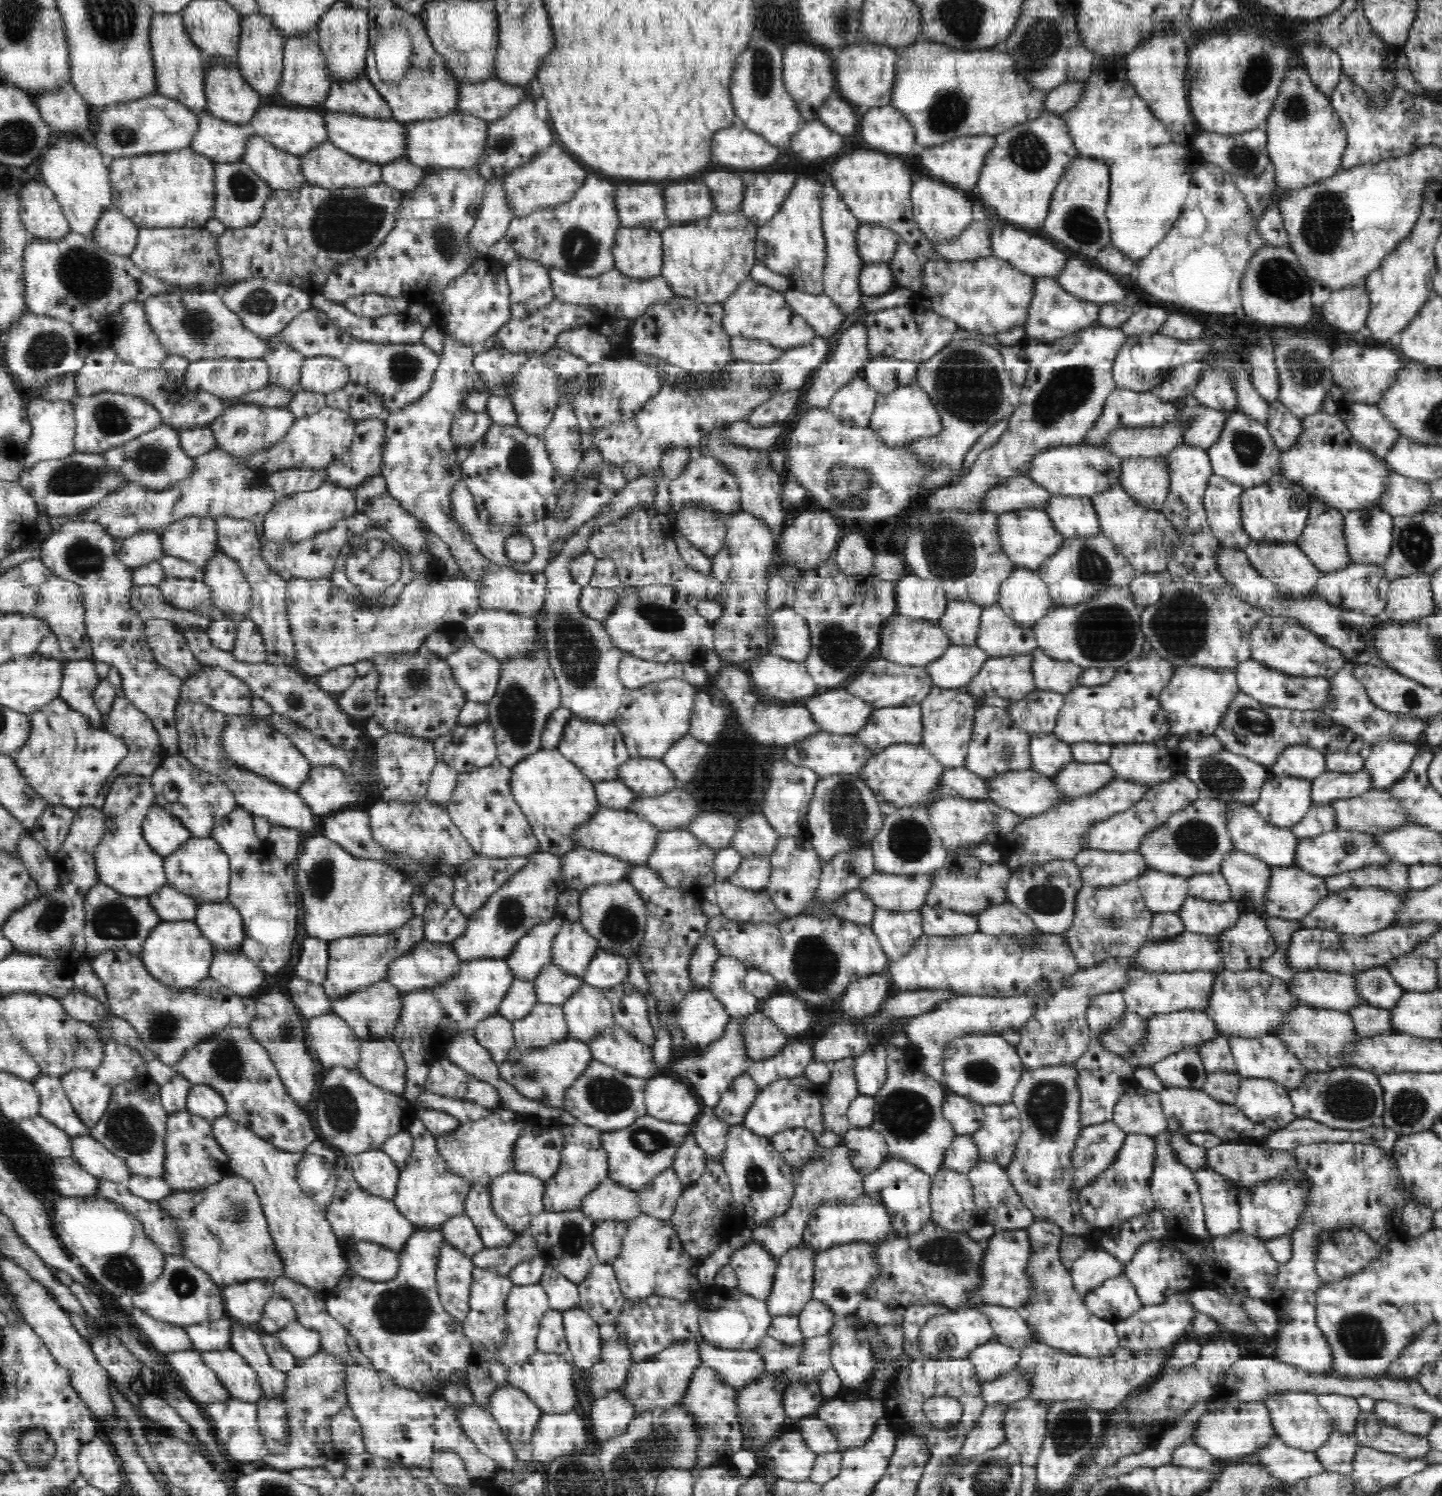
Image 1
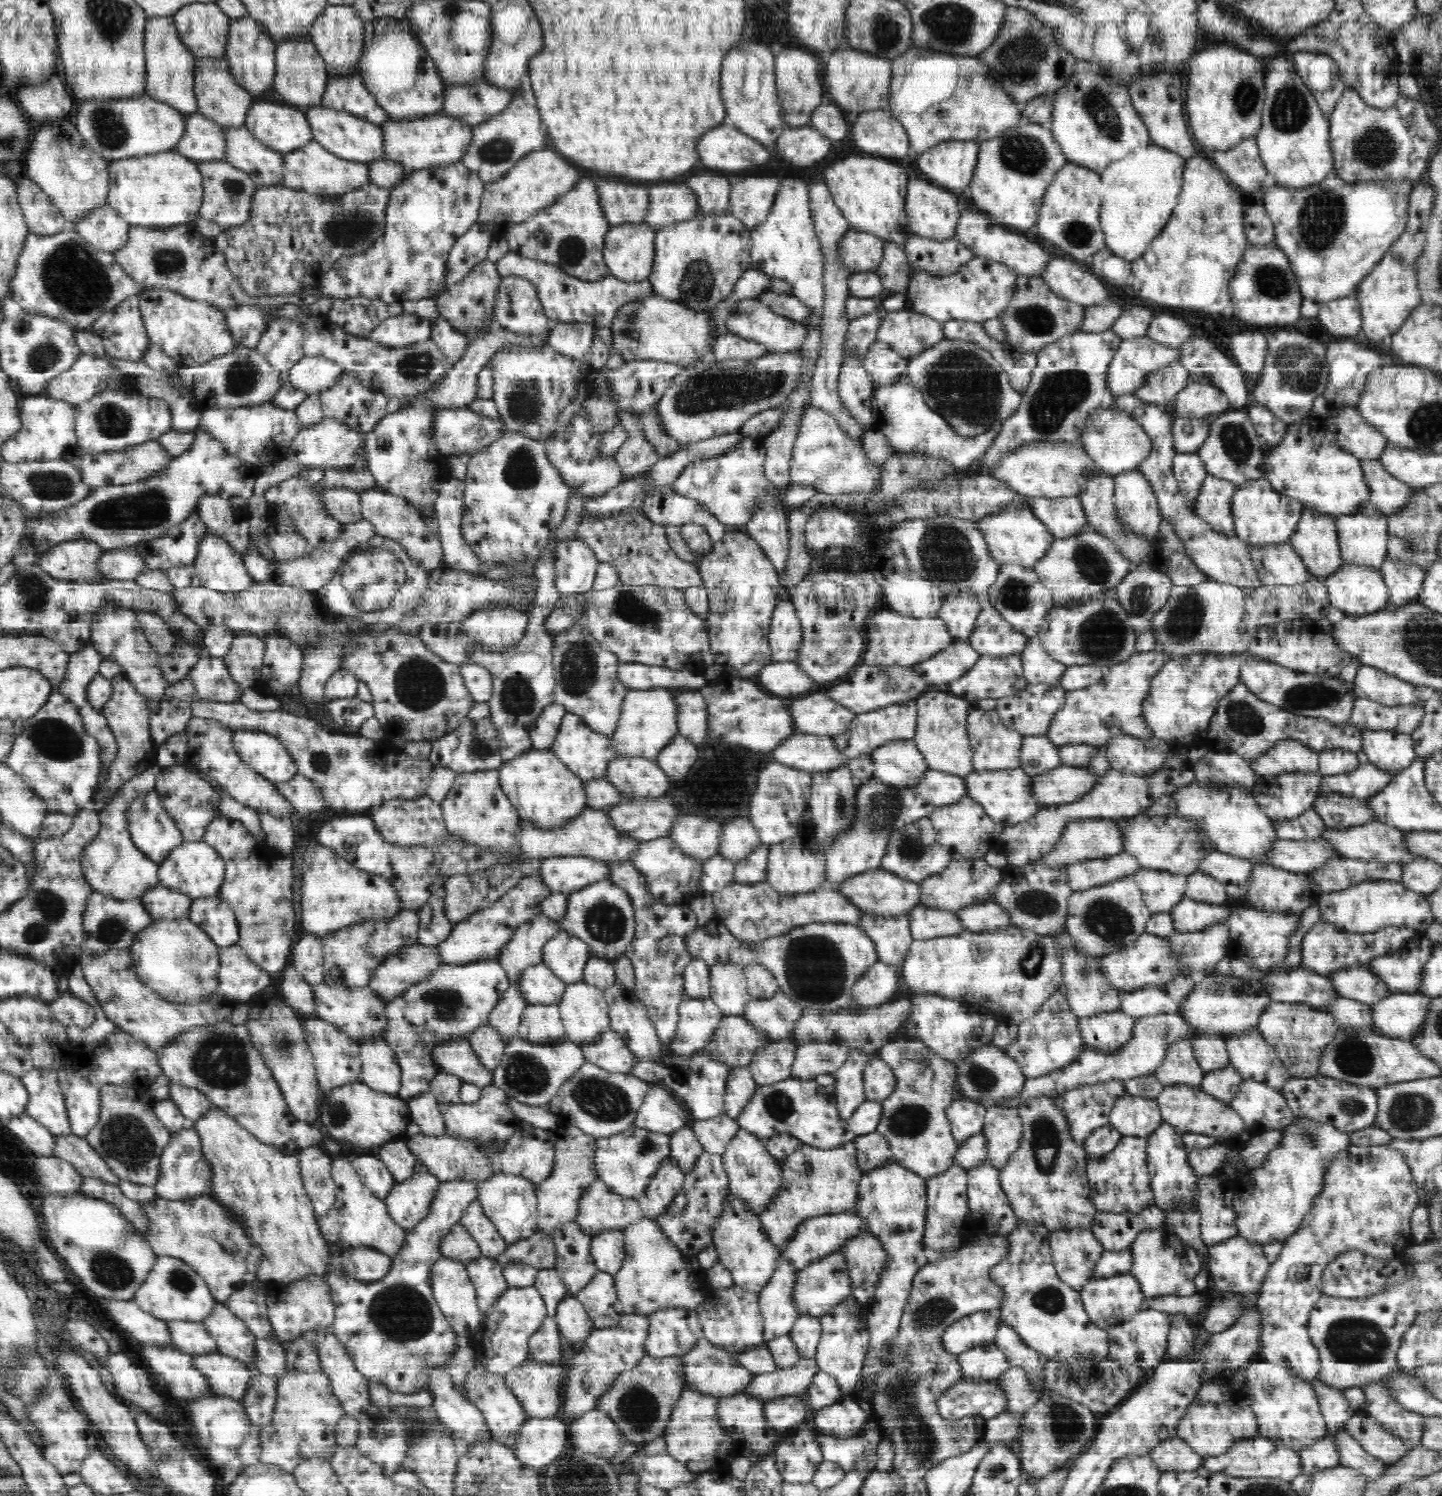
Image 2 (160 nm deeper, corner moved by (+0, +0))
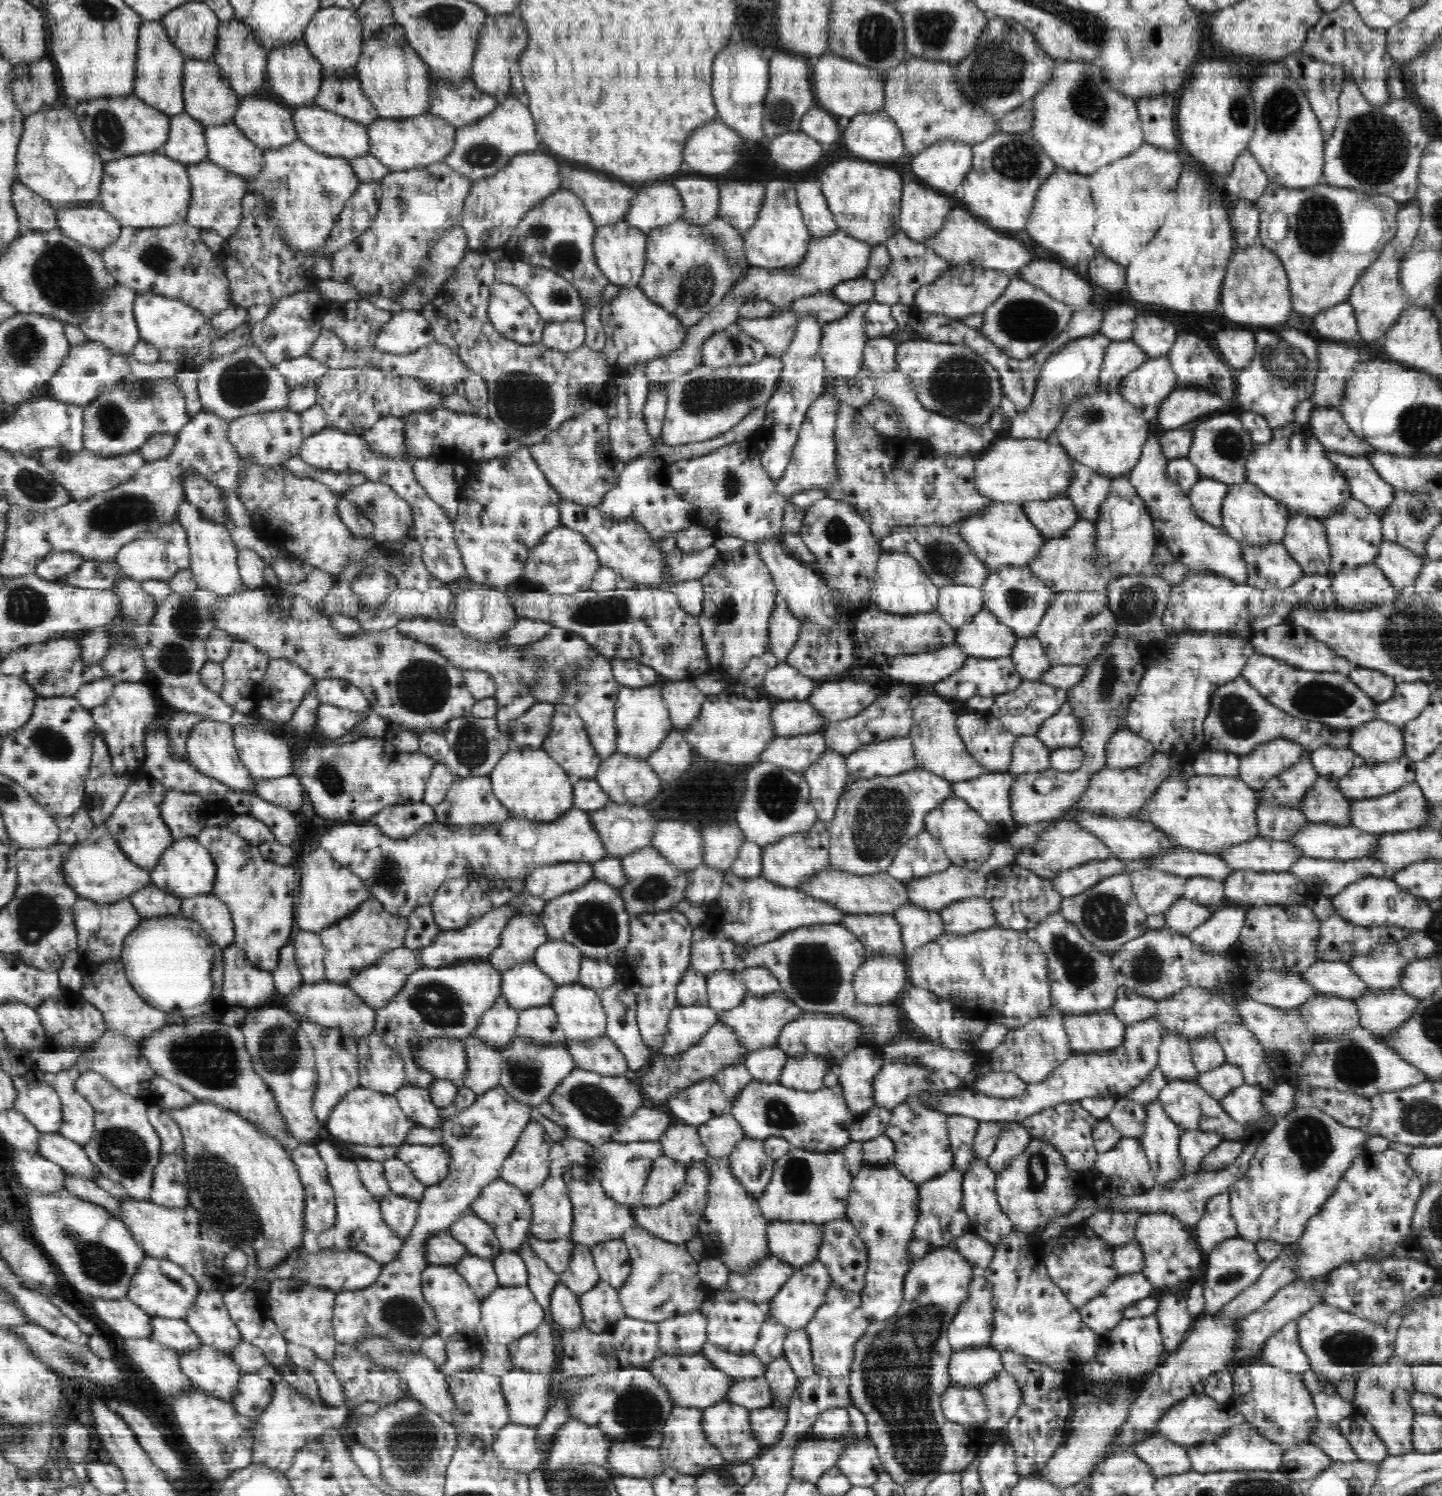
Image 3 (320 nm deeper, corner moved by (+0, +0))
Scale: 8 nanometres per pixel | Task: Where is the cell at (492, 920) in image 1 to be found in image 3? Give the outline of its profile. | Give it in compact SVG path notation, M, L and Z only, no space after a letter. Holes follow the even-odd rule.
M504 904L502 907L478 917L478 920L474 920L474 922L464 925L462 928L441 930L439 935L432 941L432 944L419 949L421 966L436 968L466 960L486 960L487 956L500 944L501 932L504 927L519 912L516 909L512 909L510 905Z

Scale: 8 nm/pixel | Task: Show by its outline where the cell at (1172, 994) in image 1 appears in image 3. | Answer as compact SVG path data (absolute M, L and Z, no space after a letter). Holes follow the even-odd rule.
M1119 987L1113 1007L1110 1009L1124 1024L1130 1025L1151 1018L1155 1013L1158 999L1146 998Z

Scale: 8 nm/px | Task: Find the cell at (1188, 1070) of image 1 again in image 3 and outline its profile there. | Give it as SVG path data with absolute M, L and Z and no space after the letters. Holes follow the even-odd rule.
M1178 1035L1164 1036L1157 1067L1169 1081L1192 1081L1200 1074L1192 1061L1190 1040Z

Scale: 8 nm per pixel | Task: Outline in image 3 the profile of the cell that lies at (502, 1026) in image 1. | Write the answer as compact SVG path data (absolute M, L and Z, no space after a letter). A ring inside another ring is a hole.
M468 1036L462 1040L467 1054L467 1071L462 1085L481 1095L500 1084L502 1055L500 1049L484 1044L484 1041Z

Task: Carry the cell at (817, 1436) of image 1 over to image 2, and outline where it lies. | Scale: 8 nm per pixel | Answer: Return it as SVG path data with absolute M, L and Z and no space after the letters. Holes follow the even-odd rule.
M875 1418L868 1420L859 1437L837 1439L828 1434L816 1434L824 1460L834 1462L845 1472L856 1468L868 1454L877 1450L883 1436Z

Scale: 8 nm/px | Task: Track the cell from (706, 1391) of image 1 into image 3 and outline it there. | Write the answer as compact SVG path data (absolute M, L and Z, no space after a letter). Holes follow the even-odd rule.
M674 1406L663 1428L663 1441L658 1447L664 1466L676 1469L680 1474L696 1477L712 1468L724 1464L718 1450L706 1440L702 1430L702 1408L680 1408Z

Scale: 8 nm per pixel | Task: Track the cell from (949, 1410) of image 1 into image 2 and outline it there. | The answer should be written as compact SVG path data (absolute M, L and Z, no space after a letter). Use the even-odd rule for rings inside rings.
M962 1379L937 1400L938 1413L947 1421L965 1420L972 1414L992 1418L1004 1412L1006 1405L1006 1393L996 1380L973 1382Z

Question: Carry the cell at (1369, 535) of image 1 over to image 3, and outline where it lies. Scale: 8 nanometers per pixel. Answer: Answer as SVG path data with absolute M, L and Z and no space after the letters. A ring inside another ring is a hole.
M1350 498L1342 503L1339 511L1332 516L1322 518L1326 529L1326 536L1330 547L1330 574L1341 570L1352 570L1360 565L1374 562L1380 543L1383 541L1383 532L1380 515L1374 514L1363 502Z

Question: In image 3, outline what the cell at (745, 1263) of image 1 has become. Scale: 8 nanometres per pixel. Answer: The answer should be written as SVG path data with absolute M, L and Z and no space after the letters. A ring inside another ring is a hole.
M705 1158L709 1174L707 1201L704 1214L699 1222L699 1237L704 1243L704 1258L719 1259L734 1274L746 1274L754 1270L762 1260L772 1256L766 1234L766 1217L760 1212L757 1199L742 1188L742 1184L732 1175L730 1159Z

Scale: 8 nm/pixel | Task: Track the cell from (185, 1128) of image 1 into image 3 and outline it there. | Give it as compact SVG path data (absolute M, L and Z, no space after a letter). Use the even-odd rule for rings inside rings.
M183 1149L172 1154L161 1152L160 1162L155 1168L149 1200L166 1208L184 1208L189 1206L188 1195L189 1184Z

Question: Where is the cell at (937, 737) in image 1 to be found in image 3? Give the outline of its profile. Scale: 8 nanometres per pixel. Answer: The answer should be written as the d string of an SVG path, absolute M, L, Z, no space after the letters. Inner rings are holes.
M915 693L910 701L910 706L913 708L913 727L909 730L909 737L914 745L917 768L943 777L952 784L994 773L975 762L958 734L957 716L963 712L960 704L952 706L952 700L932 696L932 694Z

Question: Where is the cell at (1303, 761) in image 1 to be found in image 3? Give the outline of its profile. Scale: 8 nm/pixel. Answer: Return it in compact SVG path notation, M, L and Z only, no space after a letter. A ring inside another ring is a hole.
M1272 739L1248 754L1239 755L1238 777L1254 791L1262 791L1268 780L1297 764L1305 752L1297 742Z

